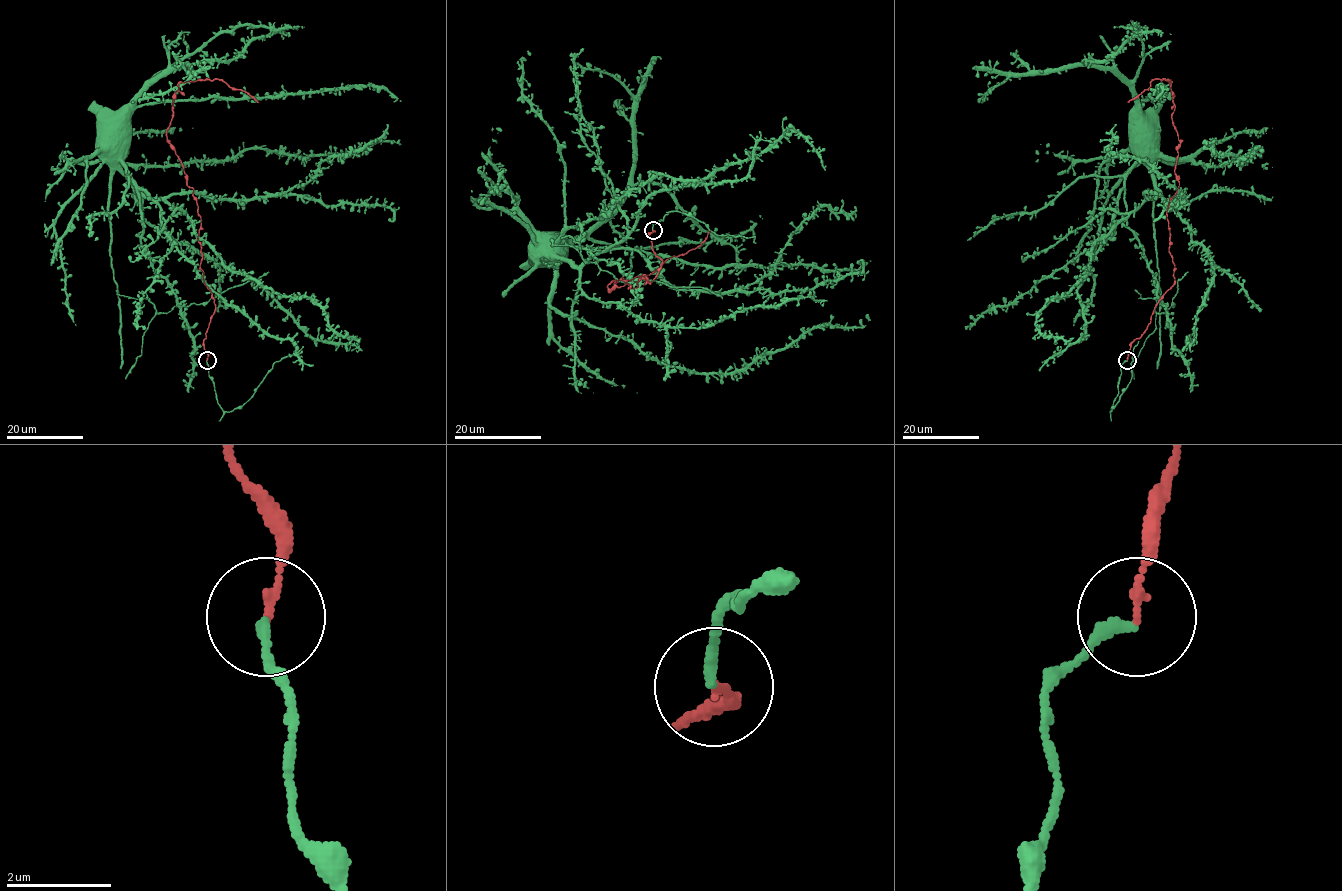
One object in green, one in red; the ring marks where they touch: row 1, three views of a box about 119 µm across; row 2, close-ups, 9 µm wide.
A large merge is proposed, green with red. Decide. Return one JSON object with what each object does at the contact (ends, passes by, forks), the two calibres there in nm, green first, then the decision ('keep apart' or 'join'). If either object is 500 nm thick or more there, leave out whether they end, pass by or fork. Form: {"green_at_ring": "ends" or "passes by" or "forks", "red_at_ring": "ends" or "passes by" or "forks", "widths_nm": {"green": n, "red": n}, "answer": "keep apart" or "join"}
{"green_at_ring": "ends", "red_at_ring": "ends", "widths_nm": {"green": 220, "red": 130}, "answer": "join"}

